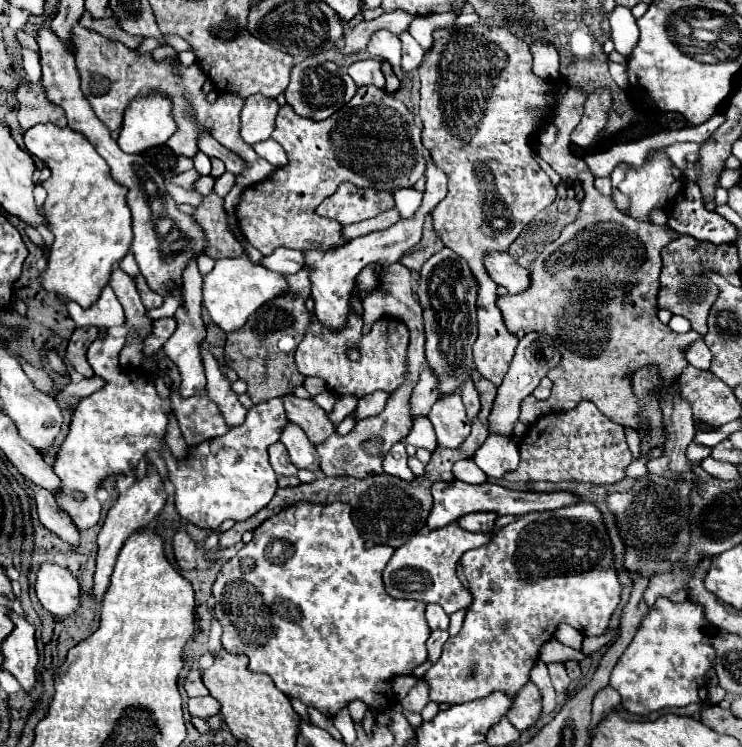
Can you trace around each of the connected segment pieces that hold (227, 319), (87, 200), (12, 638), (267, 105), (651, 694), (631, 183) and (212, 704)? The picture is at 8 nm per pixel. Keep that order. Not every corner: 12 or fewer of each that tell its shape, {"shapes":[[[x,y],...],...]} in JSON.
{"shapes":[[[248,255],[202,277],[202,307],[224,333],[286,291]],[[34,125],[52,171],[42,287],[86,309],[132,245],[126,189],[82,133]],[[8,611],[14,631],[2,643],[4,669],[30,691],[38,651],[28,617]],[[250,95],[244,101],[240,137],[262,143],[274,129],[278,103]],[[656,601],[610,675],[646,717],[708,701],[700,605]],[[662,153],[632,169],[618,189],[628,215],[670,211],[684,173]],[[194,697],[188,701],[190,715],[210,717],[220,711],[212,697]]]}

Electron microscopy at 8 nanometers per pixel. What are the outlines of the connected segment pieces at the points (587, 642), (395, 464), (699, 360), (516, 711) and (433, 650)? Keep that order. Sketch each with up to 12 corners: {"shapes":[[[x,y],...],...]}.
{"shapes":[[[610,629],[598,637],[584,637],[582,655],[586,657],[612,643],[620,629]],[[398,441],[384,457],[384,471],[402,479],[414,475],[406,463],[404,443]],[[704,341],[690,345],[688,363],[710,369],[712,353]],[[528,681],[508,709],[508,721],[526,731],[542,711],[540,689]],[[432,631],[428,645],[428,661],[436,663],[448,631]]]}

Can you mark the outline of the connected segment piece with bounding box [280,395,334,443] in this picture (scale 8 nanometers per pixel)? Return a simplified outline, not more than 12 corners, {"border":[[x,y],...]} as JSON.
{"border":[[284,395],[288,419],[312,443],[334,431],[326,411],[314,401]]}

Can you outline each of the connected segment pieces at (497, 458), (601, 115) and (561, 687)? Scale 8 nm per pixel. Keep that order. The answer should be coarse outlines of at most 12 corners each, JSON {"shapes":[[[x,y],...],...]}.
{"shapes":[[[490,435],[474,461],[488,477],[518,467],[516,437]],[[596,91],[572,131],[576,145],[590,145],[606,123],[610,91]],[[548,663],[556,693],[566,693],[566,665]]]}

